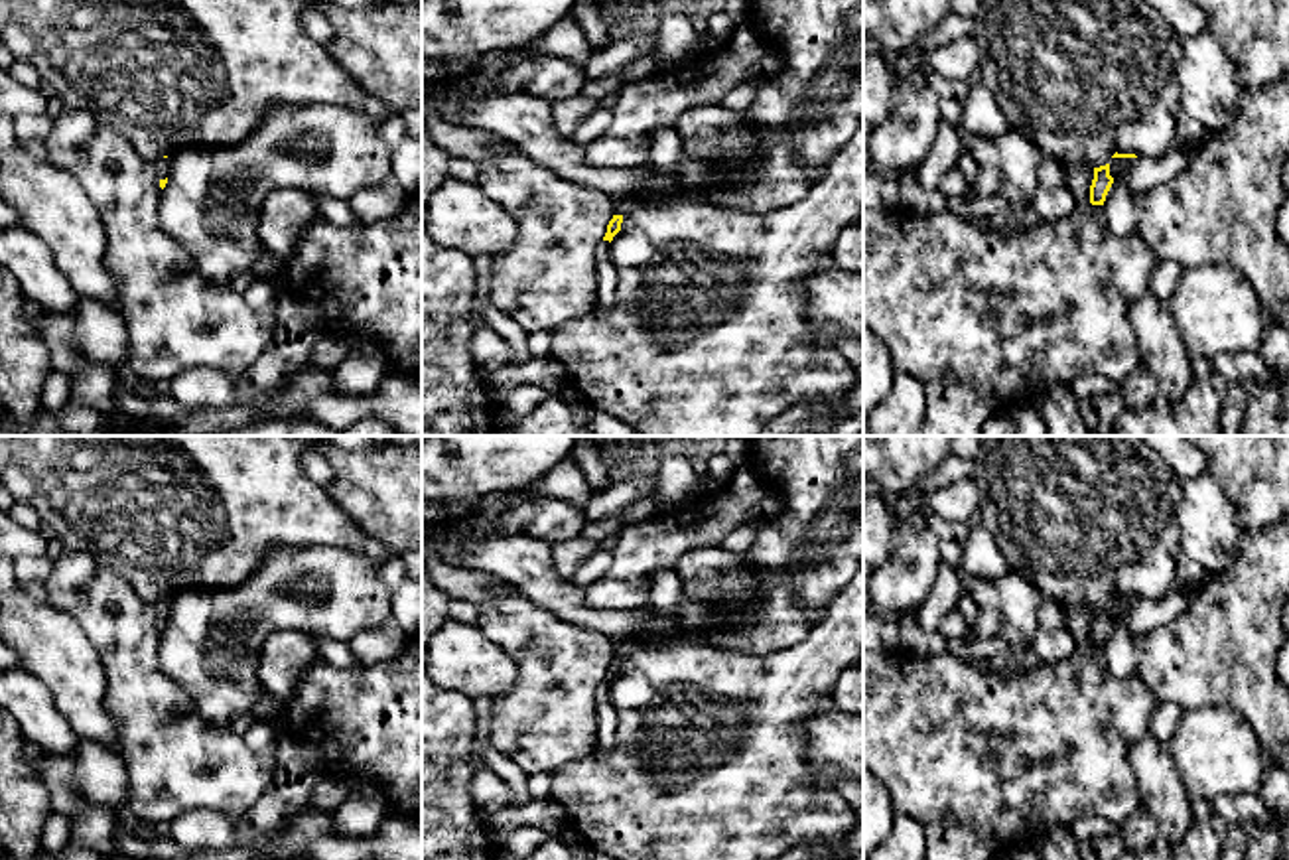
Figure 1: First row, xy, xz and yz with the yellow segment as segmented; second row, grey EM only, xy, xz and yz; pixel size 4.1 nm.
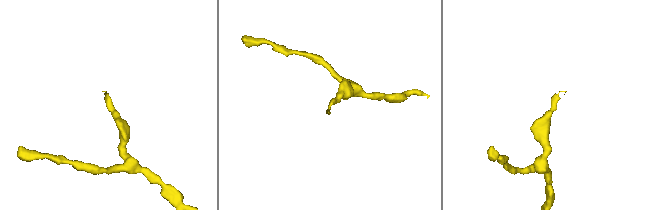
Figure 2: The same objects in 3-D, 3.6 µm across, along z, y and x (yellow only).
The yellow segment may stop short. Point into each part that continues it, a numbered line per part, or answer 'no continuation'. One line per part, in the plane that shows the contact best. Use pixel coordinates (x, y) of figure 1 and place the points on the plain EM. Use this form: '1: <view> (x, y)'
1: yz (1140, 616)

